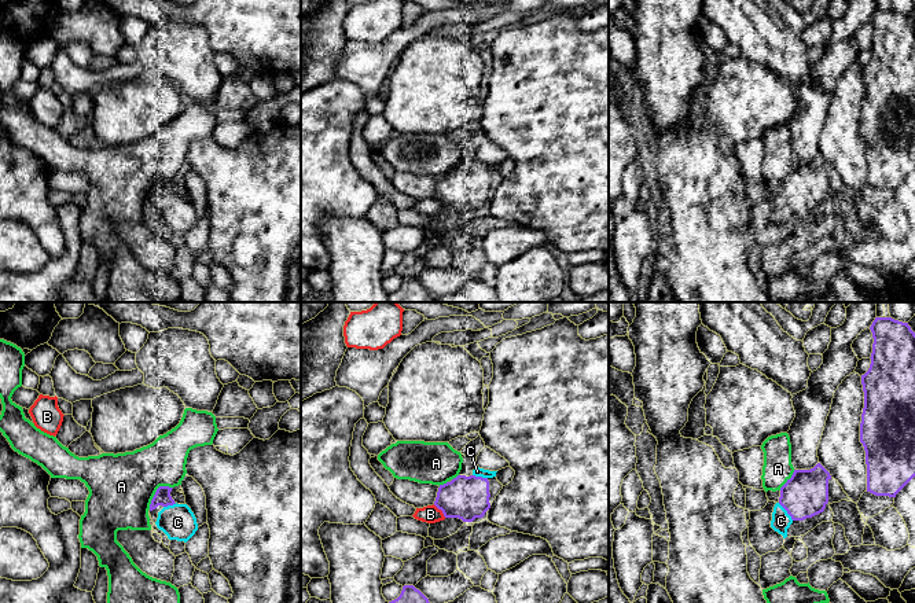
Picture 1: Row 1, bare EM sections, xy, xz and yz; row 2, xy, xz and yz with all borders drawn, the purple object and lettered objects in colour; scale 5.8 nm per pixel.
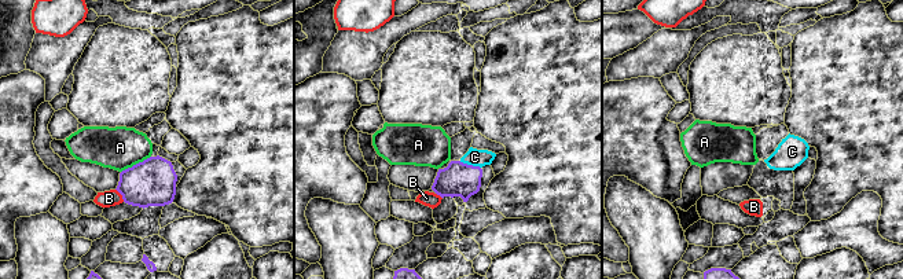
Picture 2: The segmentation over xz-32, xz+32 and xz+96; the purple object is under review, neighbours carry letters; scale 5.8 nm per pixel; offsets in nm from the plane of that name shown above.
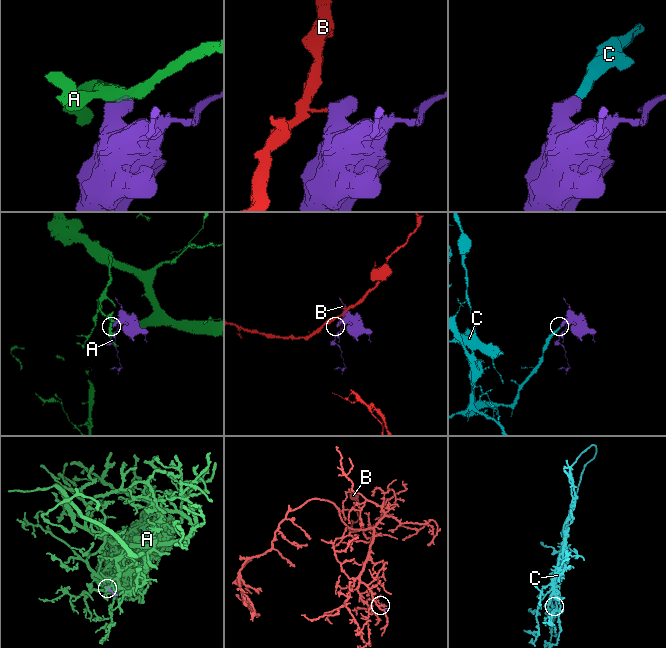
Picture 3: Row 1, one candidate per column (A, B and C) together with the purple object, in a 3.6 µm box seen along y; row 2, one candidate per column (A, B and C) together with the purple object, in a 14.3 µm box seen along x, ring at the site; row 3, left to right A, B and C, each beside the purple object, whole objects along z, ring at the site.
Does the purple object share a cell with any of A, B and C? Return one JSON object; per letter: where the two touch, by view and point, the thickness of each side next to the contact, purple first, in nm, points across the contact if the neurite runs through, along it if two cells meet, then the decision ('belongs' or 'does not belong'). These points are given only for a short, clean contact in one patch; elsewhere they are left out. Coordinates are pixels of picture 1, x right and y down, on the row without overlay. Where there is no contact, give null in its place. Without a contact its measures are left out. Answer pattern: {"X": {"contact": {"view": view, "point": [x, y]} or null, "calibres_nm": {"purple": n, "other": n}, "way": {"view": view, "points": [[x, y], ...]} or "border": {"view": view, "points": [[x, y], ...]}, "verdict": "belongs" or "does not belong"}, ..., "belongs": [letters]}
{"A": {"contact": {"view": "xy", "point": [155, 184]}, "calibres_nm": {"purple": 100, "other": 380}, "verdict": "does not belong"}, "B": {"contact": {"view": "xz", "point": [440, 201]}, "calibres_nm": {"purple": 260, "other": 110}, "border": {"view": "xz", "points": [[433, 197], [445, 209]]}, "verdict": "does not belong"}, "C": {"contact": {"view": "yz", "point": [786, 202]}, "calibres_nm": {"purple": 260, "other": 110}, "verdict": "belongs"}, "belongs": ["C"]}

